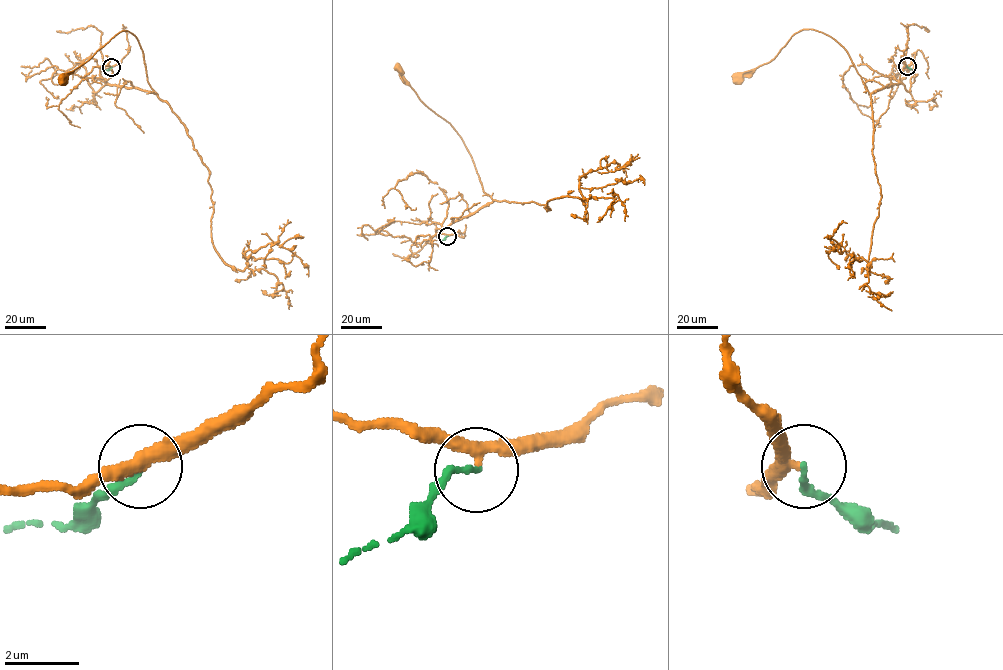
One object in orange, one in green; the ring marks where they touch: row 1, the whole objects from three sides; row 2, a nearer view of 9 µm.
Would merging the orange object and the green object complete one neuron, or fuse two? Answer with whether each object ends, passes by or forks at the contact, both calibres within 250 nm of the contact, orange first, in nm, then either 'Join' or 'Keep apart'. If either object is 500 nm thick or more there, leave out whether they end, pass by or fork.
At the ring orange passes by. At the ring green ends. Thickness 320 nm (orange) against 170 nm. Keep apart

